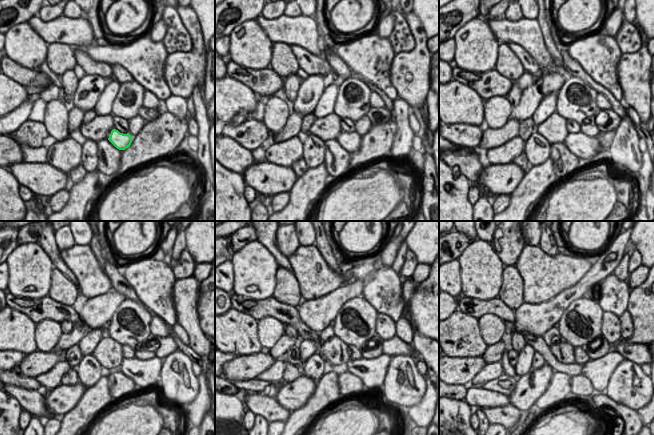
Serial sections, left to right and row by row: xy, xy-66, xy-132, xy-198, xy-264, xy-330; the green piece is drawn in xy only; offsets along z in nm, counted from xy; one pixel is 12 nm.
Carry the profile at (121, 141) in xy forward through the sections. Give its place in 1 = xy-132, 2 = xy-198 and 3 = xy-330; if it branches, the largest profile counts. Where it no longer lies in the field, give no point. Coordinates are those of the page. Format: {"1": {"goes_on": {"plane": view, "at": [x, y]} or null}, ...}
{"1": {"goes_on": {"plane": "xy-132", "at": [579, 144]}}, "2": {"goes_on": {"plane": "xy-198", "at": [145, 374]}}, "3": {"goes_on": {"plane": "xy-330", "at": [599, 372]}}}

